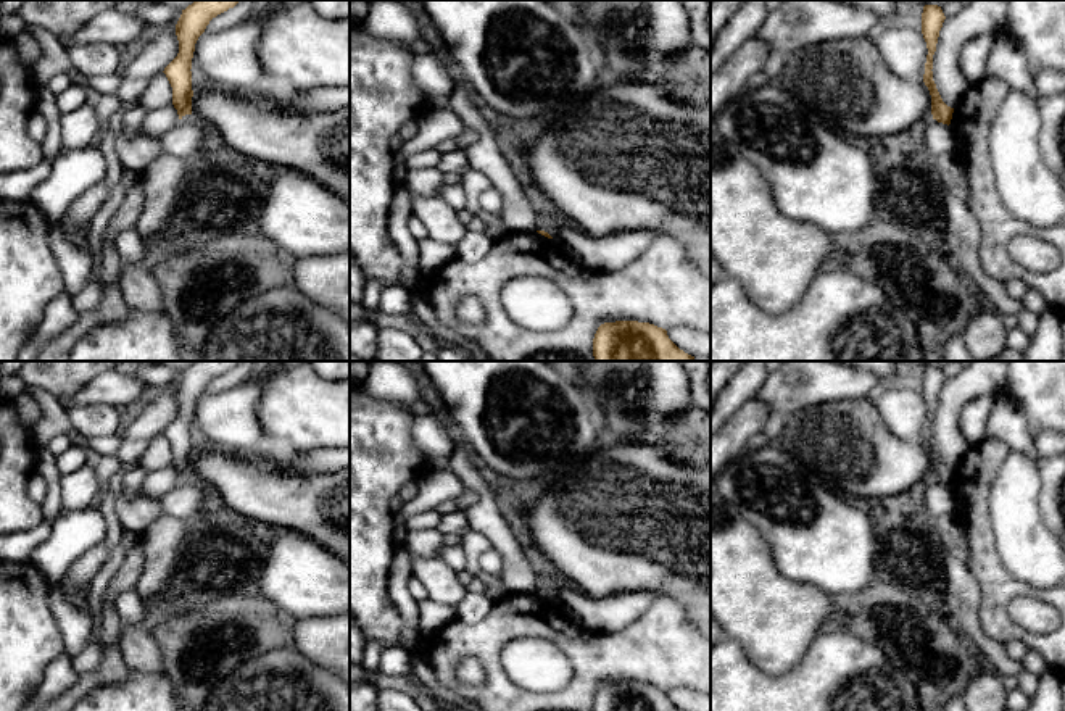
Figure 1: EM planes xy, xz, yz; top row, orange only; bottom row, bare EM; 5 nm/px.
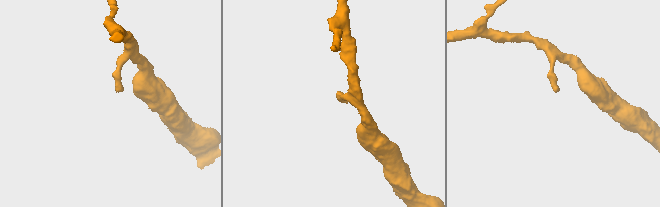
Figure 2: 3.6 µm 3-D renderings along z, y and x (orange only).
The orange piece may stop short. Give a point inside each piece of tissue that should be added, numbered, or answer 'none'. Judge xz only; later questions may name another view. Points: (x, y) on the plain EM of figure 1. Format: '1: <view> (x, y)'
none

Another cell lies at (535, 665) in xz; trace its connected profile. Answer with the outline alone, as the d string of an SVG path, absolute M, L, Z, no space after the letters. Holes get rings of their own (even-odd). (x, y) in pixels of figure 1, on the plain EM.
M527 637L509 642L501 651L506 676L532 693L562 690L574 676L570 659L546 638Z

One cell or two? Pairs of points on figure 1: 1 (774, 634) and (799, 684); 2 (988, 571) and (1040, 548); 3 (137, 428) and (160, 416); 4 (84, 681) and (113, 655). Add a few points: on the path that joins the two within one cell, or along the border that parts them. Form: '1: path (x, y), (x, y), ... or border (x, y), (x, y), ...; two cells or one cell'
1: border (816, 639), (785, 673), (767, 674), (754, 665); two cells
2: border (993, 528), (996, 552), (1002, 566), (1033, 587); two cells
3: path (142, 428), (155, 418); one cell
4: path (92, 681), (111, 663); one cell

